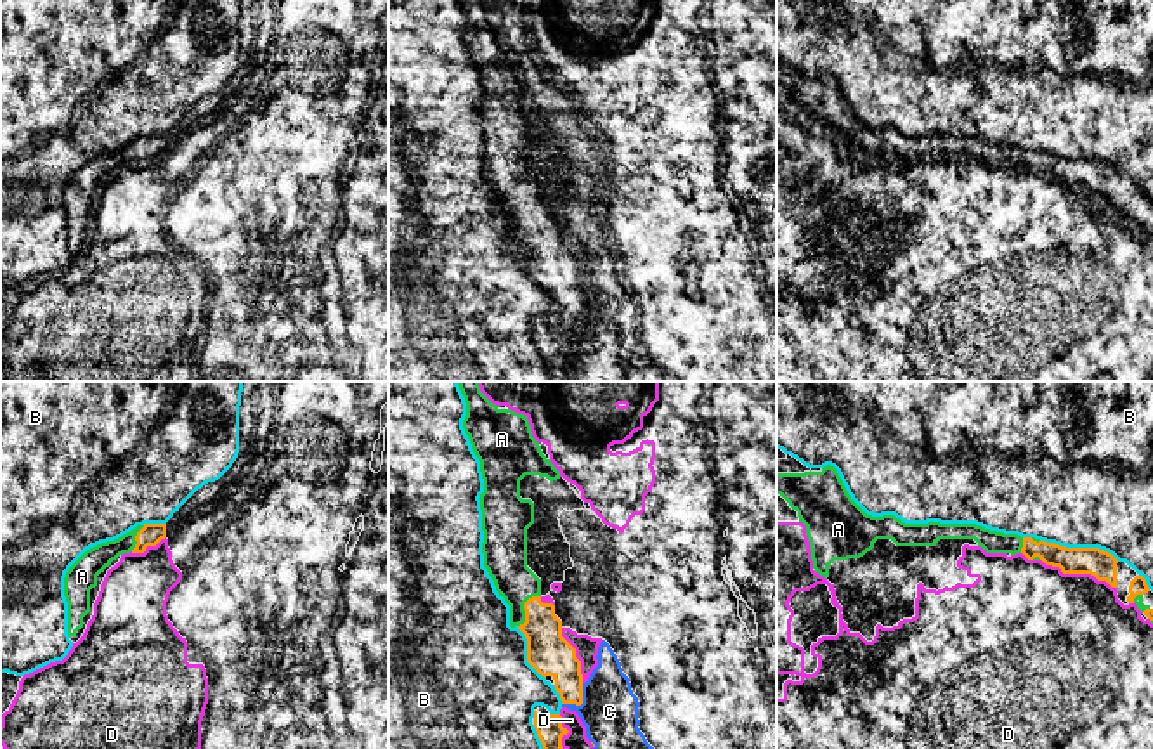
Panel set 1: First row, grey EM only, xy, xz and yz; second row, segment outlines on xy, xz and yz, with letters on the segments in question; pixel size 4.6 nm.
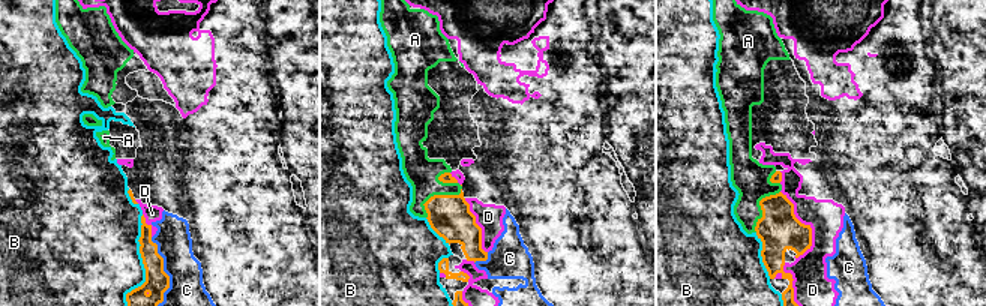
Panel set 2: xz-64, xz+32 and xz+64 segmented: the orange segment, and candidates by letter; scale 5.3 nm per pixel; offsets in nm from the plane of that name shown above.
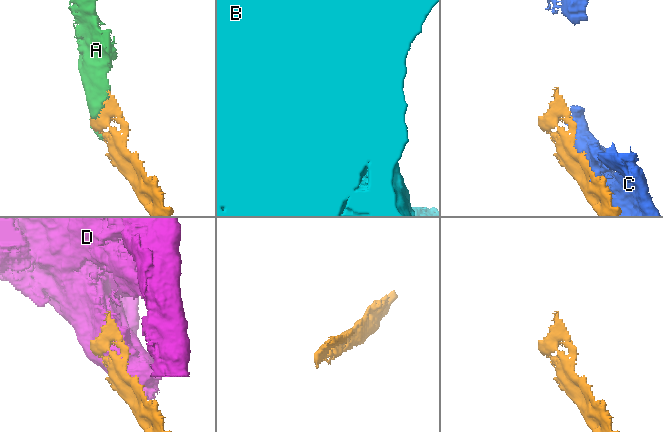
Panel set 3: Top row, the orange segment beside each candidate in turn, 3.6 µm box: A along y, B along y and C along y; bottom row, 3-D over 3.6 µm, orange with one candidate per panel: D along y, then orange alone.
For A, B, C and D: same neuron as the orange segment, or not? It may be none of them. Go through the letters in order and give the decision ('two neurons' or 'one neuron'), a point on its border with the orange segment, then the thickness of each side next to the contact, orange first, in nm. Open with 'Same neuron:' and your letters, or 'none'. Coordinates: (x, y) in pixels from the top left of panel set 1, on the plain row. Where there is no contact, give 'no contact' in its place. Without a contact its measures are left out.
Same neuron: A
A: one neuron | xz (524, 219) | 200/200 nm
B: two neurons | yz (1081, 160) | 130/500 nm
C: two neurons | xz (581, 314) | 180/260 nm
D: two neurons | yz (1079, 184) | 130/480 nm

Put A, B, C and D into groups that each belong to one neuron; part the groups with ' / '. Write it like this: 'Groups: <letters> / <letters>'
Groups: A / B / C D

